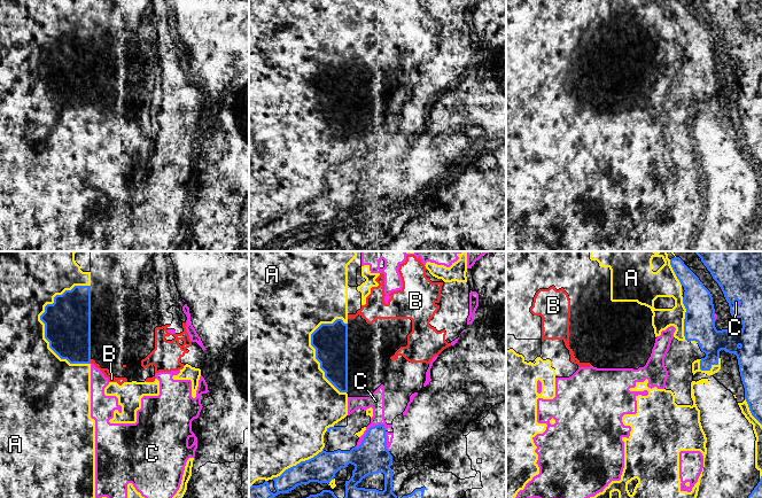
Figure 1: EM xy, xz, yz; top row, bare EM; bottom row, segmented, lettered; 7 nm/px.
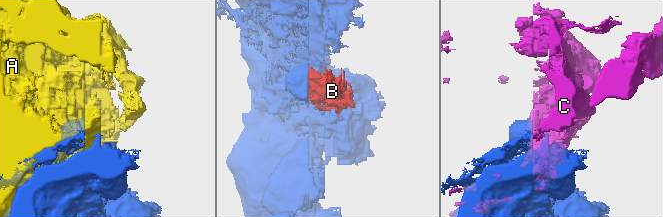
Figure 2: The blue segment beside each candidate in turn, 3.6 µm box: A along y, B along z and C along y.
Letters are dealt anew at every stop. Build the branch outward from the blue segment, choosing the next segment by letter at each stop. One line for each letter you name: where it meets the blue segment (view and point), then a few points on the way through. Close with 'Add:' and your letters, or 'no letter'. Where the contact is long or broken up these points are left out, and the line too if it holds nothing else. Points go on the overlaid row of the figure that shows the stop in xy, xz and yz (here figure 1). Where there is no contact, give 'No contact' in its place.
Add: no letter

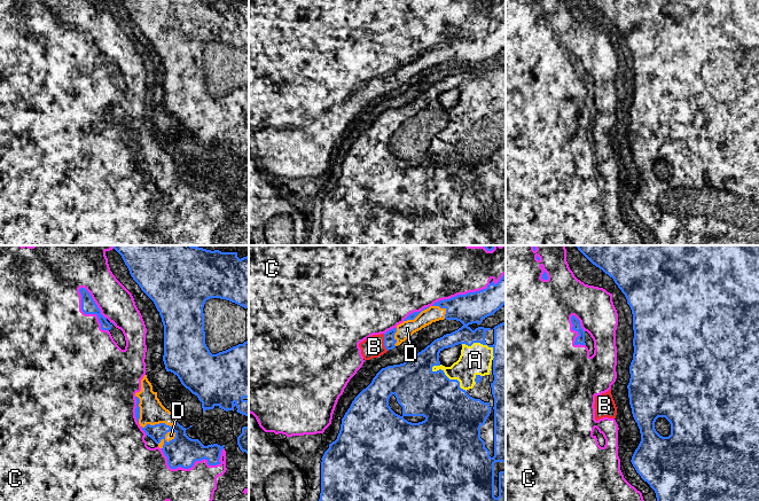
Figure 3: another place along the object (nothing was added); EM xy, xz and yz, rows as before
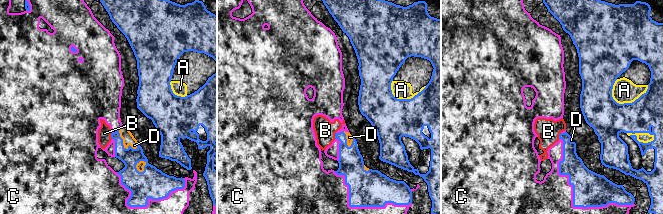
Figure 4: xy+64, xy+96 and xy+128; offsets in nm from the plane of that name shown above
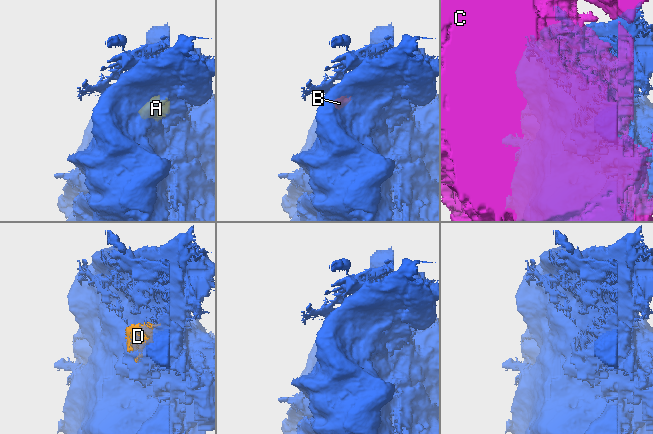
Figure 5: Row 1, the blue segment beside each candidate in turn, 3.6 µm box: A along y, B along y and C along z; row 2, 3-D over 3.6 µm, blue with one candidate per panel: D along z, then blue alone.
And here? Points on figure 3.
A: Touches blue at xz (448, 378)
D: Touches blue at xy (164, 438)
Add: A, D

